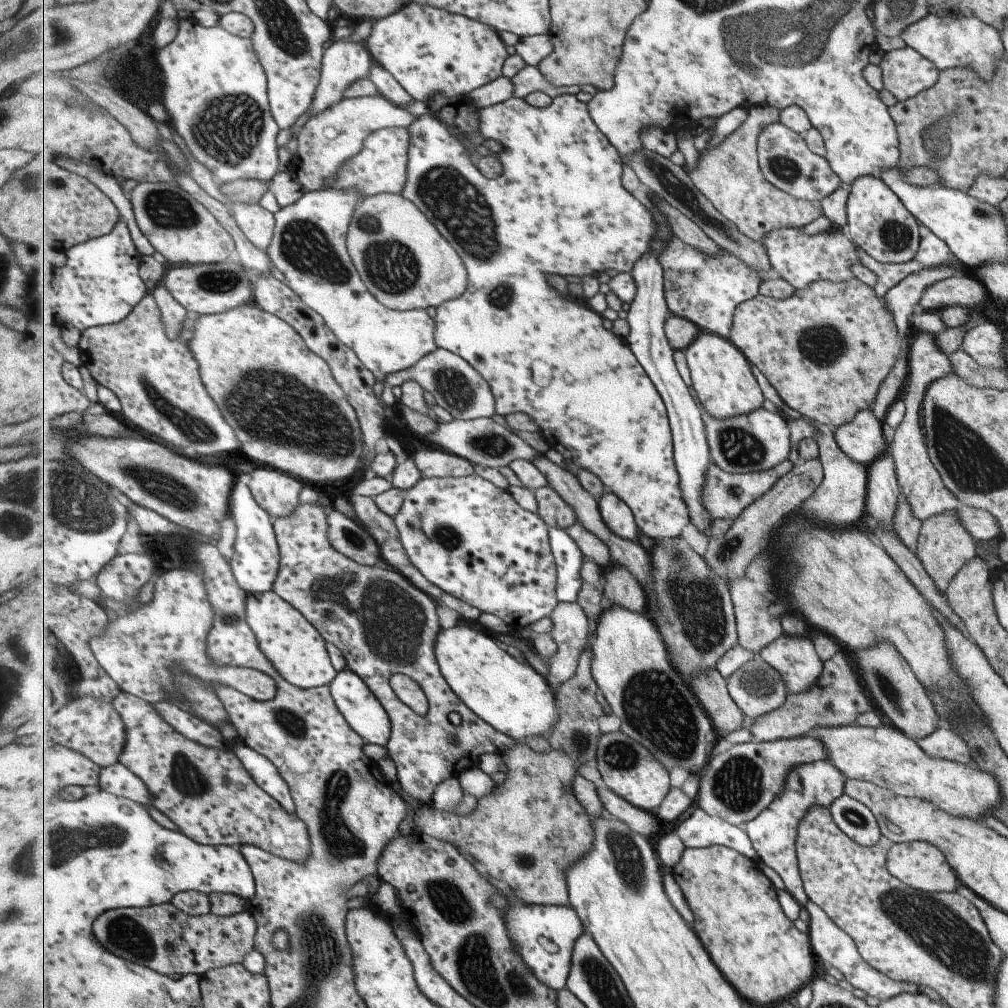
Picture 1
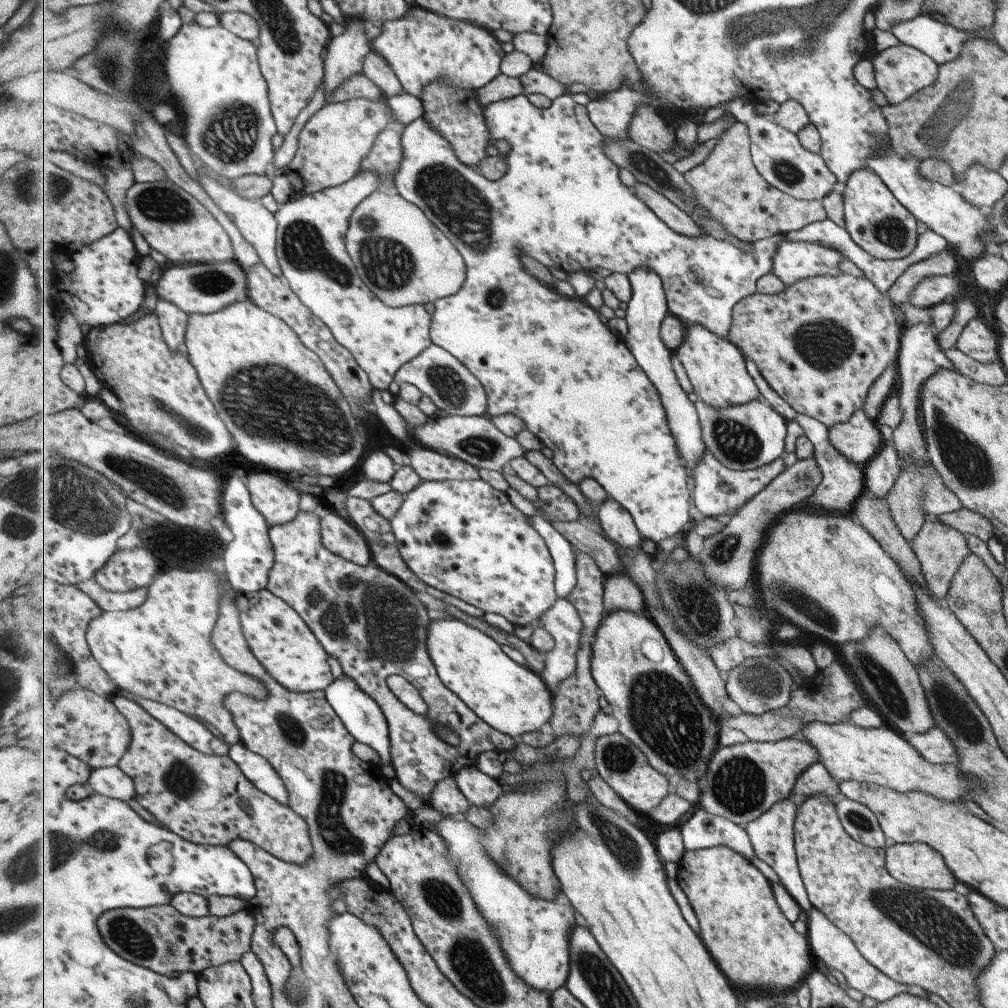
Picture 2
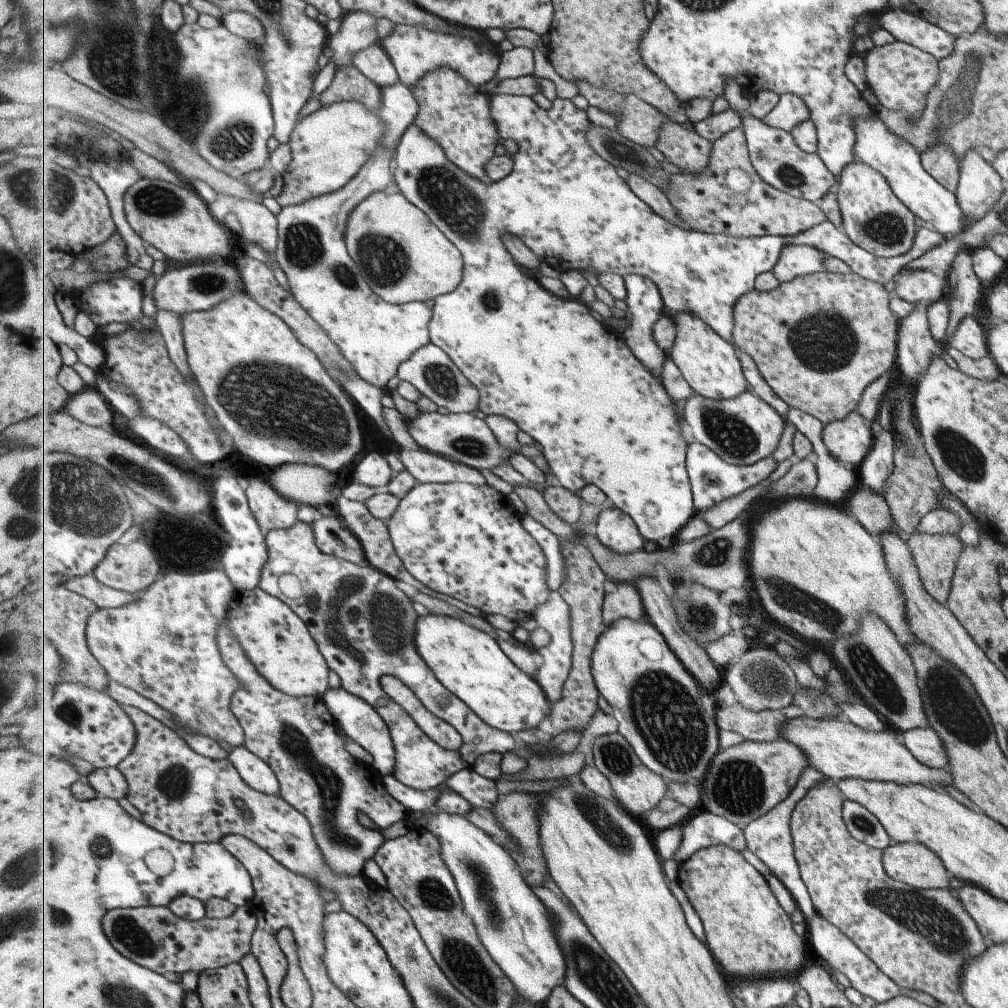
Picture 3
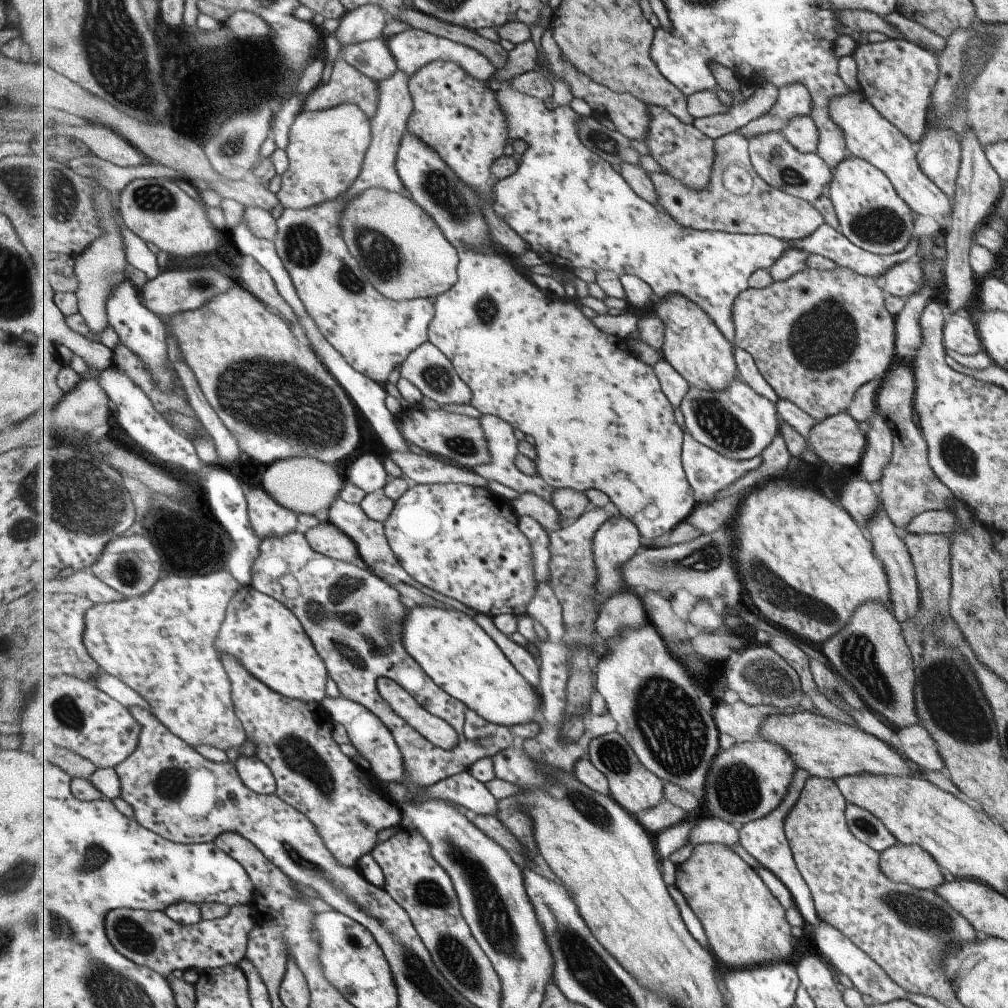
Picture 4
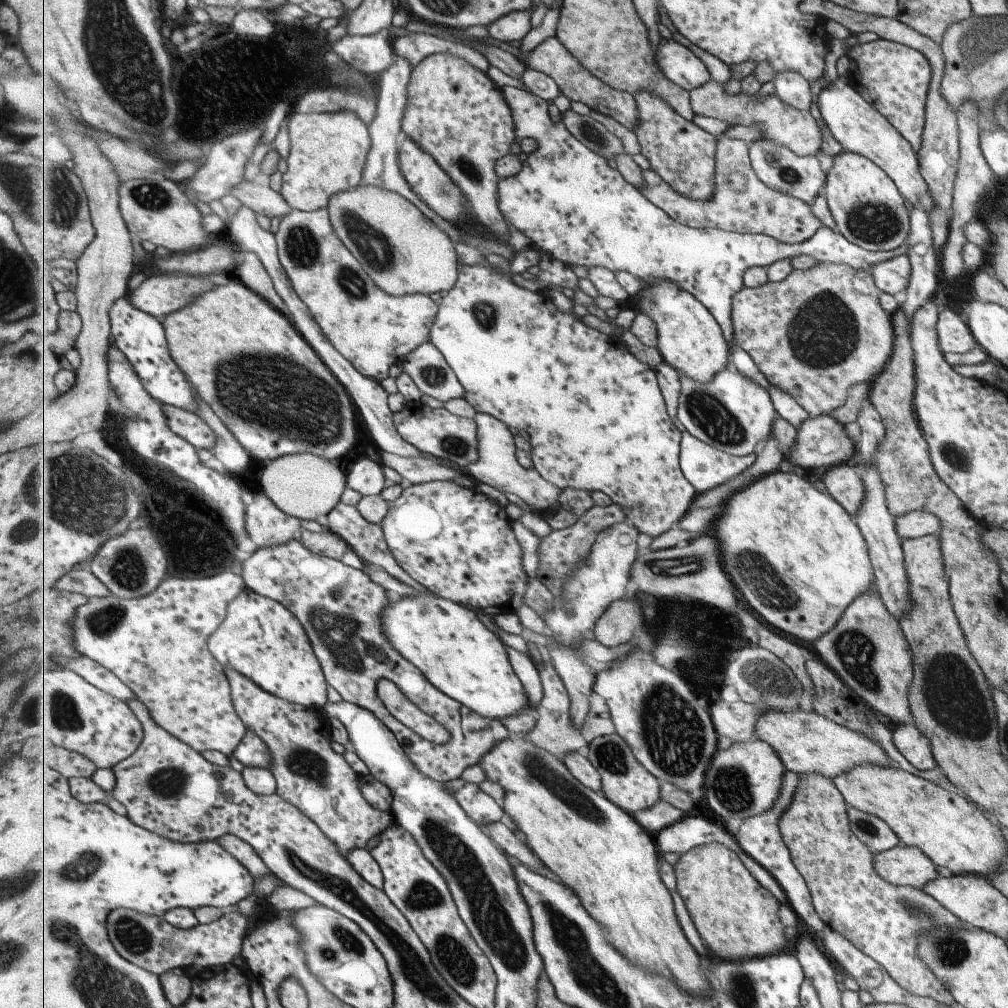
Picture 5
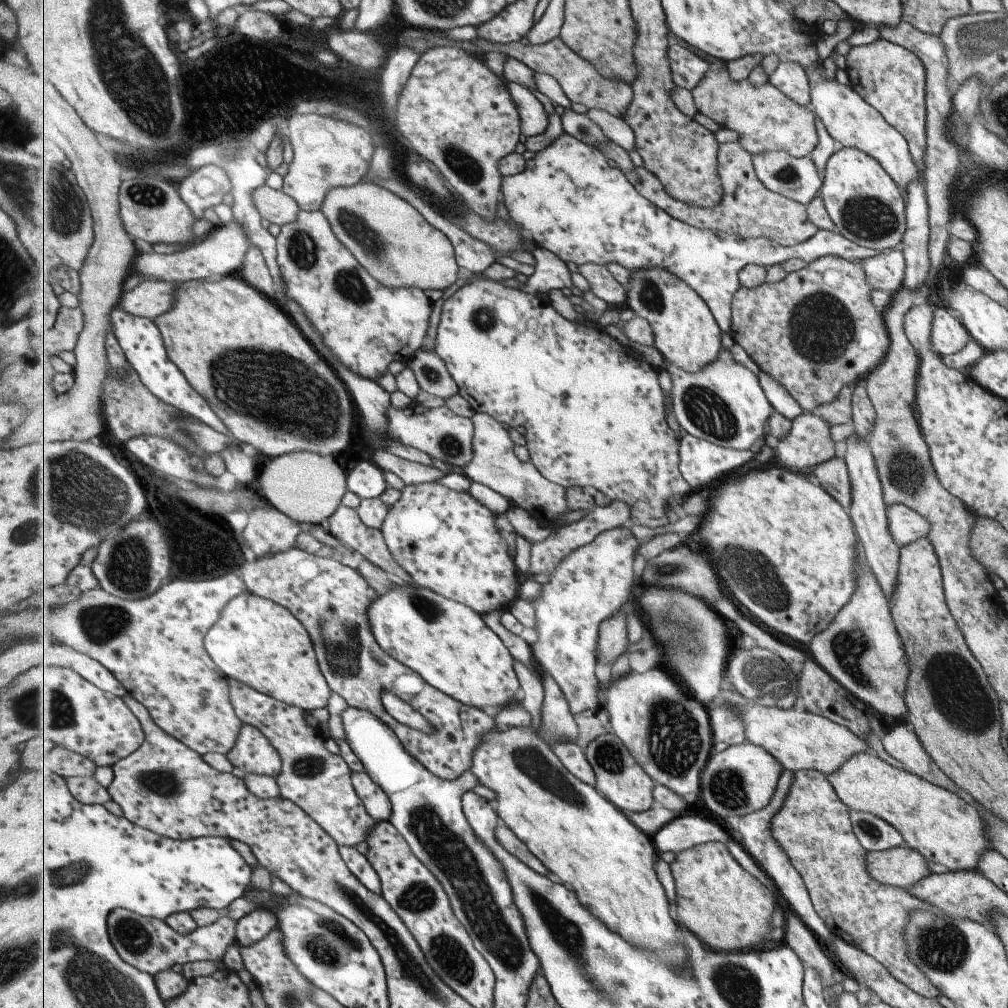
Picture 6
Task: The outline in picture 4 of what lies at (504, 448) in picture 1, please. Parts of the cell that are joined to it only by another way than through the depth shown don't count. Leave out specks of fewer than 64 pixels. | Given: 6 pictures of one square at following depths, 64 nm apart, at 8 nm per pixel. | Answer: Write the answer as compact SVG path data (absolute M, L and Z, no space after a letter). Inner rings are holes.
M426 406L424 410L404 409L399 418L402 423L402 435L406 440L426 450L428 454L449 458L451 462L467 469L474 469L491 462L485 428L481 426L481 420L478 418L445 412L441 409L433 410Z

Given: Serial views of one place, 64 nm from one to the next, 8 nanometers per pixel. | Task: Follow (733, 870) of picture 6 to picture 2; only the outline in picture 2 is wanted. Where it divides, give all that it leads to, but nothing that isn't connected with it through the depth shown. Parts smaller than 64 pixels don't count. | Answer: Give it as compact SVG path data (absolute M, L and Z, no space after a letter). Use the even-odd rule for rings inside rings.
M721 845L686 851L679 868L678 881L701 920L701 936L729 980L745 988L761 988L763 996L795 991L807 974L810 946L779 908L771 882L757 866Z

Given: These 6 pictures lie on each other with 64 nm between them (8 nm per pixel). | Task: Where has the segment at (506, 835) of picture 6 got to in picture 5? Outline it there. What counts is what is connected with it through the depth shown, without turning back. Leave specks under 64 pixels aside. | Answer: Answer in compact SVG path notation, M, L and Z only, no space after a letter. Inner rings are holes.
M501 820L482 828L512 860L521 862L531 870L553 880L554 872L534 853L510 822Z

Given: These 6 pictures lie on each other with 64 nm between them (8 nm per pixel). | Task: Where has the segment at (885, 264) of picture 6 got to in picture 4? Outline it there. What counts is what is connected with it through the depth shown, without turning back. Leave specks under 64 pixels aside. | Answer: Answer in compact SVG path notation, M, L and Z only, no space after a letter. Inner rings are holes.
M914 260L899 262L881 274L879 283L886 294L906 299L923 286L923 274Z

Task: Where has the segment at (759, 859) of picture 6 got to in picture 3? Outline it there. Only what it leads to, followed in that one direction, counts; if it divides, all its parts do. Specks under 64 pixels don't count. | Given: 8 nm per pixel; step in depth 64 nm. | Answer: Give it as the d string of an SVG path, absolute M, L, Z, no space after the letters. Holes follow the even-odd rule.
M811 766L805 768L801 772L800 781L797 786L793 788L793 792L789 796L772 808L767 814L760 816L757 820L750 822L747 827L743 829L745 838L747 838L747 848L754 854L761 858L762 862L770 869L773 874L789 891L792 898L795 900L797 907L802 912L805 921L816 915L816 909L813 908L812 901L809 900L807 889L801 880L800 863L796 859L796 846L792 836L792 818L793 811L797 809L801 798L813 788L817 786L821 780L825 780L825 776L817 770L813 770Z

